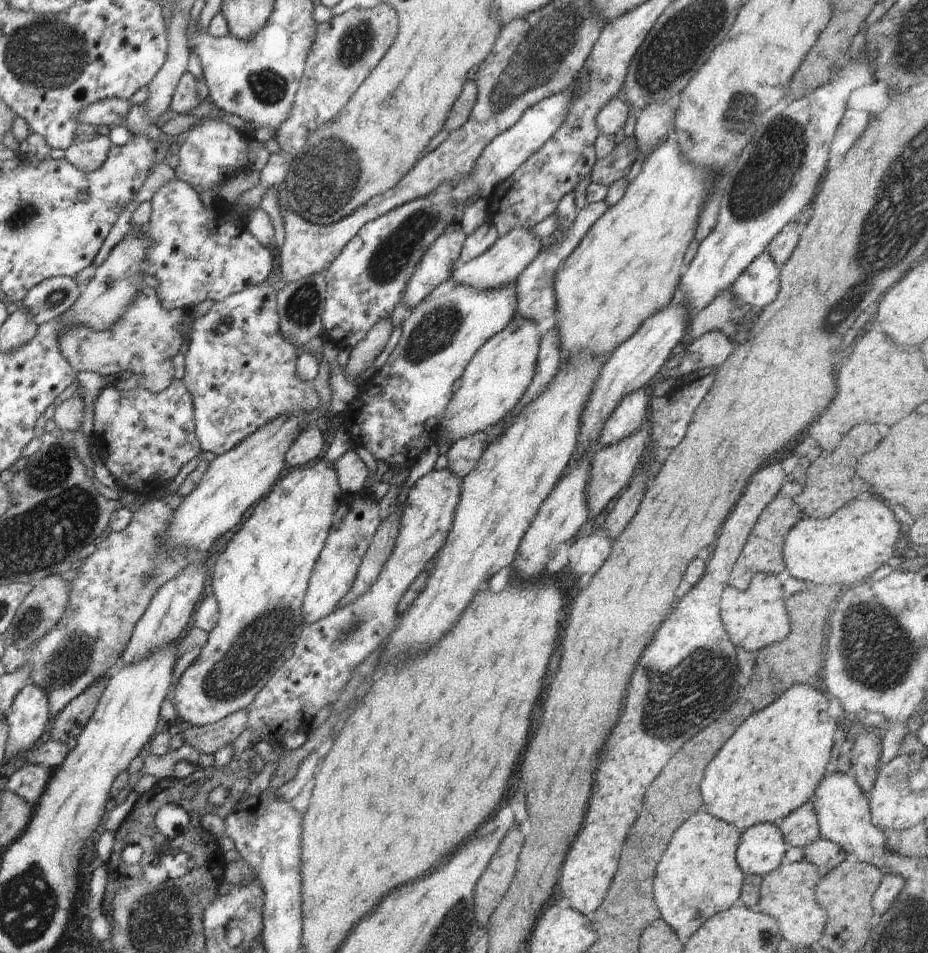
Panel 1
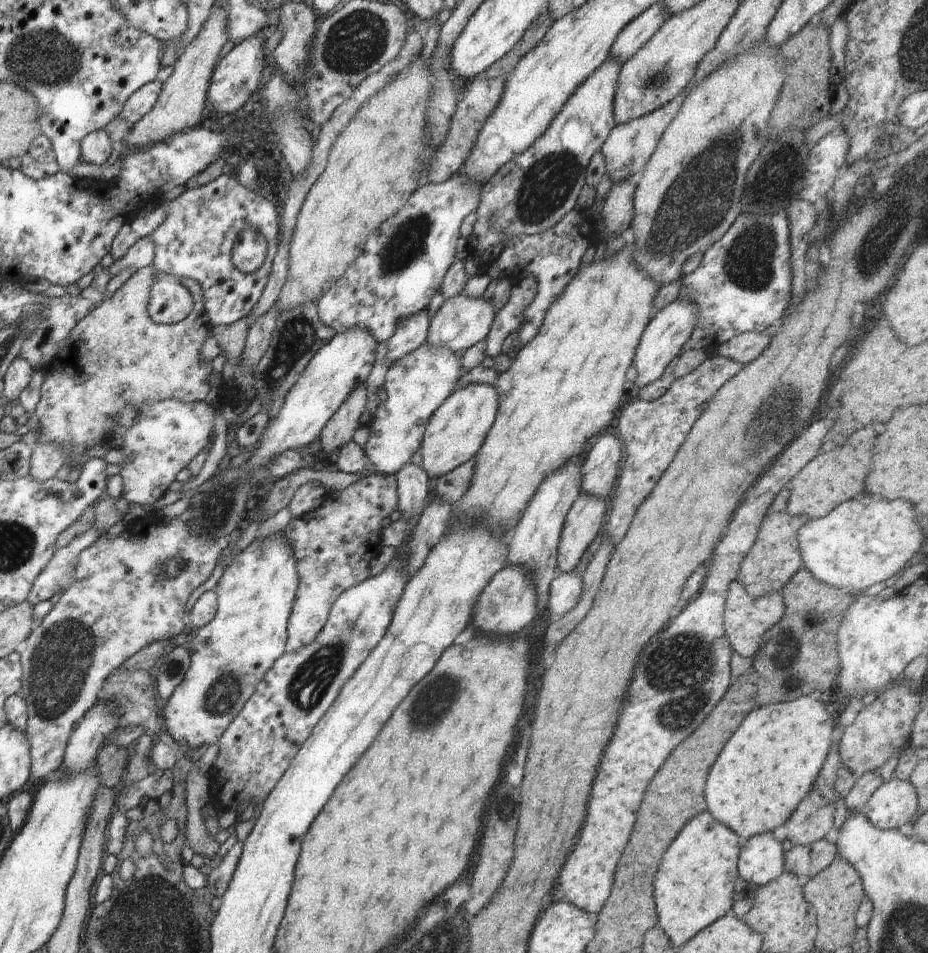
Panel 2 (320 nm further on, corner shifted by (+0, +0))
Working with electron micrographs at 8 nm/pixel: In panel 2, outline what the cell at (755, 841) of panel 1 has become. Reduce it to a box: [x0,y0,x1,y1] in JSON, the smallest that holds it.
[737,833,785,886]

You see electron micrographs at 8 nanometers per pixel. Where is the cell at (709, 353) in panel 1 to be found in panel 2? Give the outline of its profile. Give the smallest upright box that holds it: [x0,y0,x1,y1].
[713,332,770,365]

